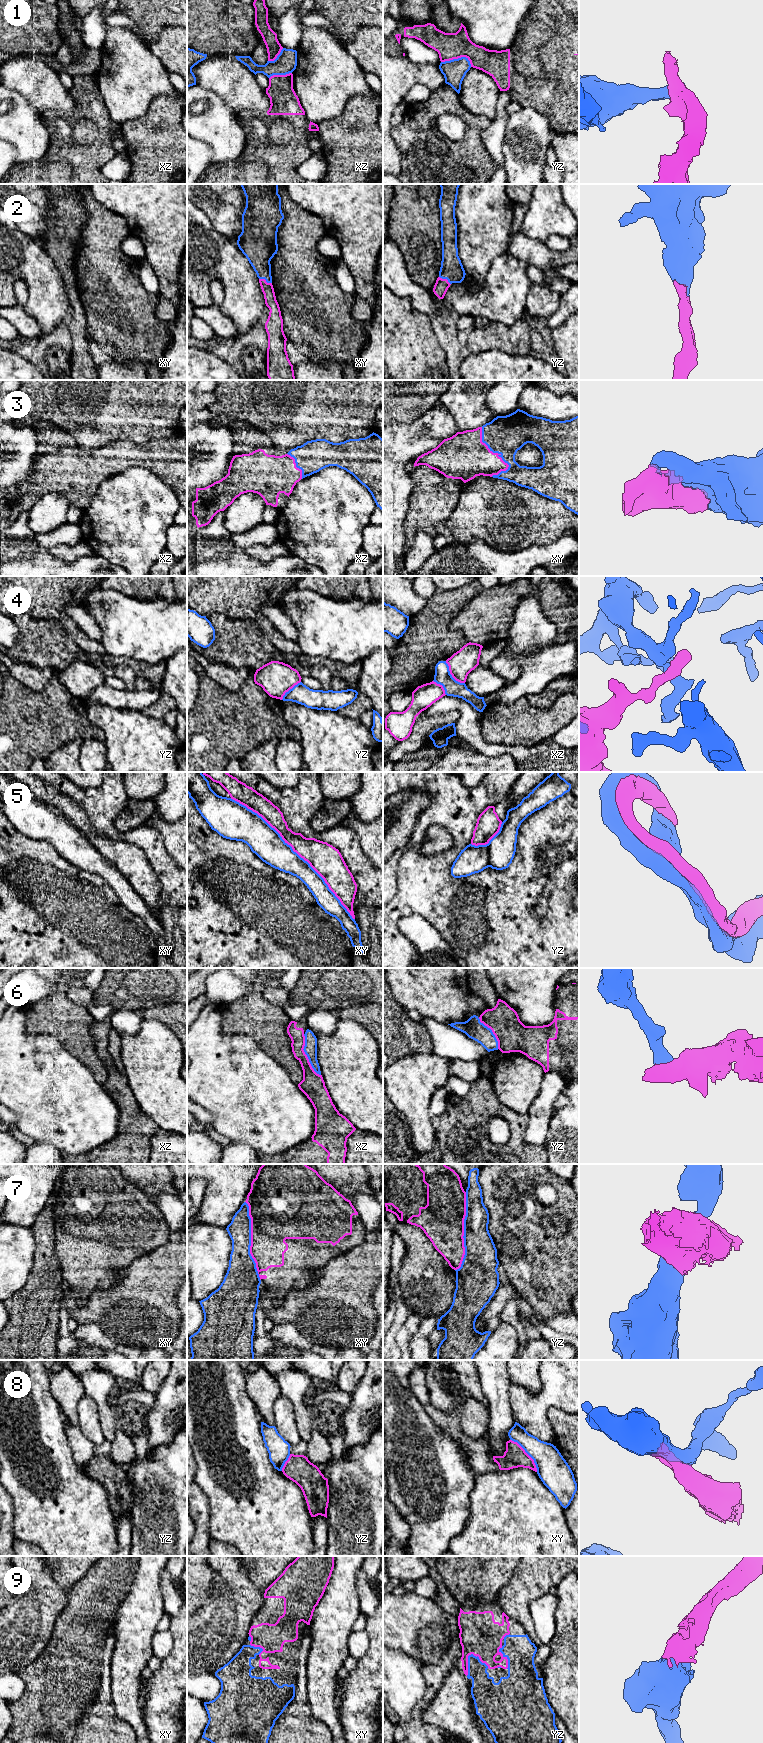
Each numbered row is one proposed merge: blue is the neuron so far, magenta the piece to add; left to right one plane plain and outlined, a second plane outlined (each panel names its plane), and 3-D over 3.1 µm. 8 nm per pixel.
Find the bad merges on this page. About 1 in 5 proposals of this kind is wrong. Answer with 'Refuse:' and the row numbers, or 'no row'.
Refuse: 1, 4, 5, 6, 7, 8

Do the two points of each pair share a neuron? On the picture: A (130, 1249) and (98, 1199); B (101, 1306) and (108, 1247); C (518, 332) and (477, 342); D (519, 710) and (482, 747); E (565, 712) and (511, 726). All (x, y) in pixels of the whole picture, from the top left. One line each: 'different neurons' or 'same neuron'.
A: same neuron
B: different neurons
C: same neuron
D: different neurons
E: same neuron

